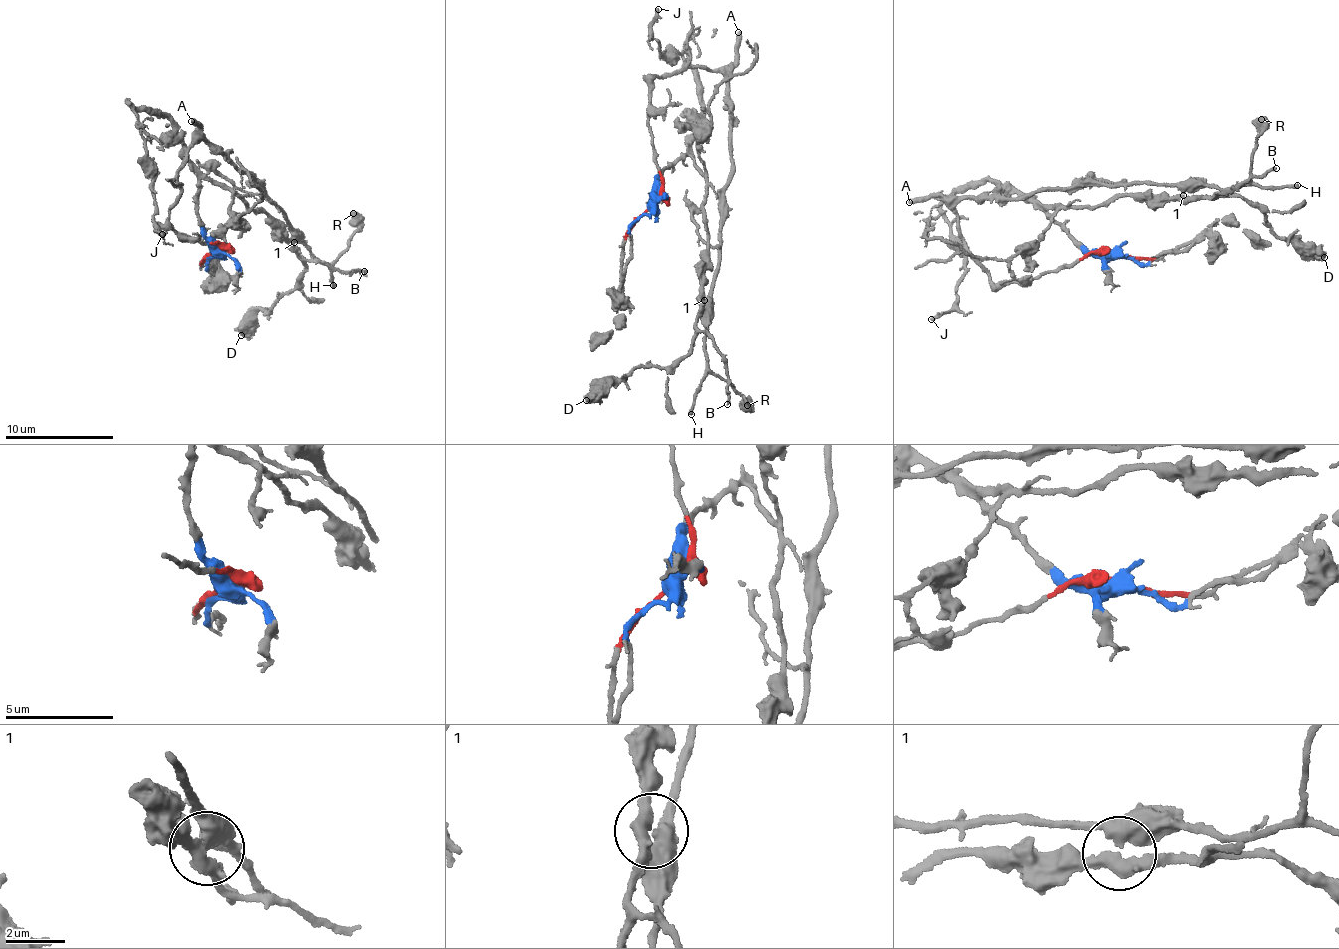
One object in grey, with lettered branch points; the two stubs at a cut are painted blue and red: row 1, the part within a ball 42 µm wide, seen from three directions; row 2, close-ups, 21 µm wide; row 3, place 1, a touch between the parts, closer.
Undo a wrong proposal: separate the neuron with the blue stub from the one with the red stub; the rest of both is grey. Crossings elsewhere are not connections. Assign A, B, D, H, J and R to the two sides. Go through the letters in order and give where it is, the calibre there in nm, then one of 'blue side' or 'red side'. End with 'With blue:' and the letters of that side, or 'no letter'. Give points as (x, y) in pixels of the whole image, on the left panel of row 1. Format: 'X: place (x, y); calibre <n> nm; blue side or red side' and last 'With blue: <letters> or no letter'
A: place (191, 121); calibre 360 nm; red side
B: place (364, 271); calibre 180 nm; blue side
D: place (241, 335); calibre 700 nm; blue side
H: place (333, 285); calibre 220 nm; red side
J: place (162, 234); calibre 280 nm; blue side
R: place (353, 213); calibre 750 nm; red side
With blue: B, D, J

